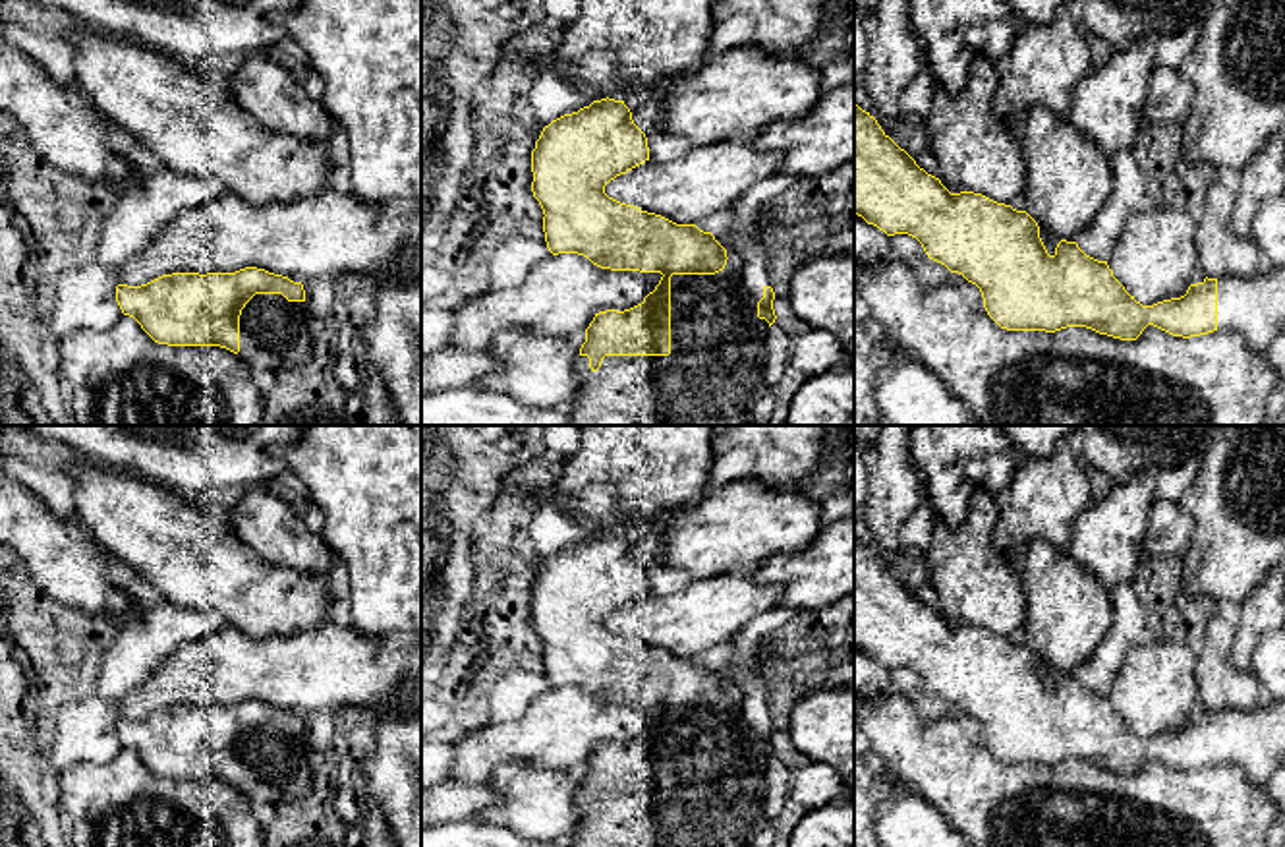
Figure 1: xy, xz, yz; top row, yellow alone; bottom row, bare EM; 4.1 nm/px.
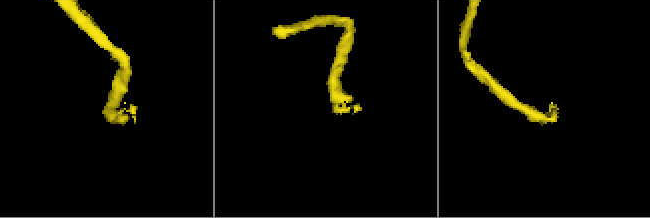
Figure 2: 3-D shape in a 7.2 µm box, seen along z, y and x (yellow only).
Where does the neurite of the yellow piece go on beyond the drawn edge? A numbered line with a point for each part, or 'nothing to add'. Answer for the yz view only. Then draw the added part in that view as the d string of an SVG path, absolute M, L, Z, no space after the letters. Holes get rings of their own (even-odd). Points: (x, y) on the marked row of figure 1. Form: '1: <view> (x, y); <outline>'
1: yz (1255, 306); M1285 269L1217 278L1217 331L1237 331L1264 352L1285 327Z

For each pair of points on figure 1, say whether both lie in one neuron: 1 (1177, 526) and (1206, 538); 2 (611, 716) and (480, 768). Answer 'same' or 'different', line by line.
1: different
2: same

